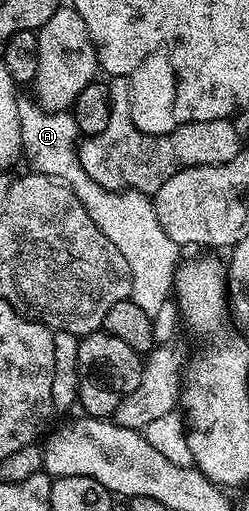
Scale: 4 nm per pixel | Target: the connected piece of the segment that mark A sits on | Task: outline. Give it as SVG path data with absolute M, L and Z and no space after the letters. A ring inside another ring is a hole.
M26 93L20 94L17 101L17 117L21 121L22 158L25 163L27 159L28 165L31 166L28 168L32 172L48 175L70 187L73 194L81 201L81 205L85 205L89 217L93 217L97 229L101 229L101 233L105 233L105 237L109 237L109 241L113 241L113 245L117 245L121 257L125 257L125 261L129 264L130 298L140 309L145 309L145 313L155 315L161 310L161 305L165 305L172 298L175 286L175 268L181 261L180 244L175 243L173 237L169 237L169 233L165 233L165 229L161 229L161 221L157 221L154 202L144 192L134 189L107 191L101 185L97 185L97 181L93 181L89 177L89 173L85 173L77 150L81 136L77 129L77 121L70 110L47 111L30 94L27 95Z

